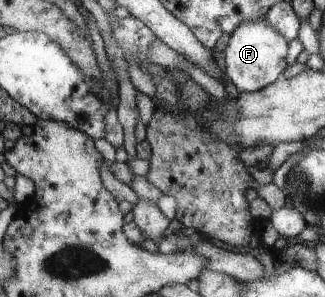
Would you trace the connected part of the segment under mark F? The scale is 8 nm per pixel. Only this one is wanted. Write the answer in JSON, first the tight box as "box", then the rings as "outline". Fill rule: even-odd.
{"box":[224,16,290,92],"outline":[[[268,16],[242,22],[228,38],[229,42],[224,50],[224,73],[240,92],[264,89],[280,79],[282,72],[288,67],[290,41],[269,24]]]}

